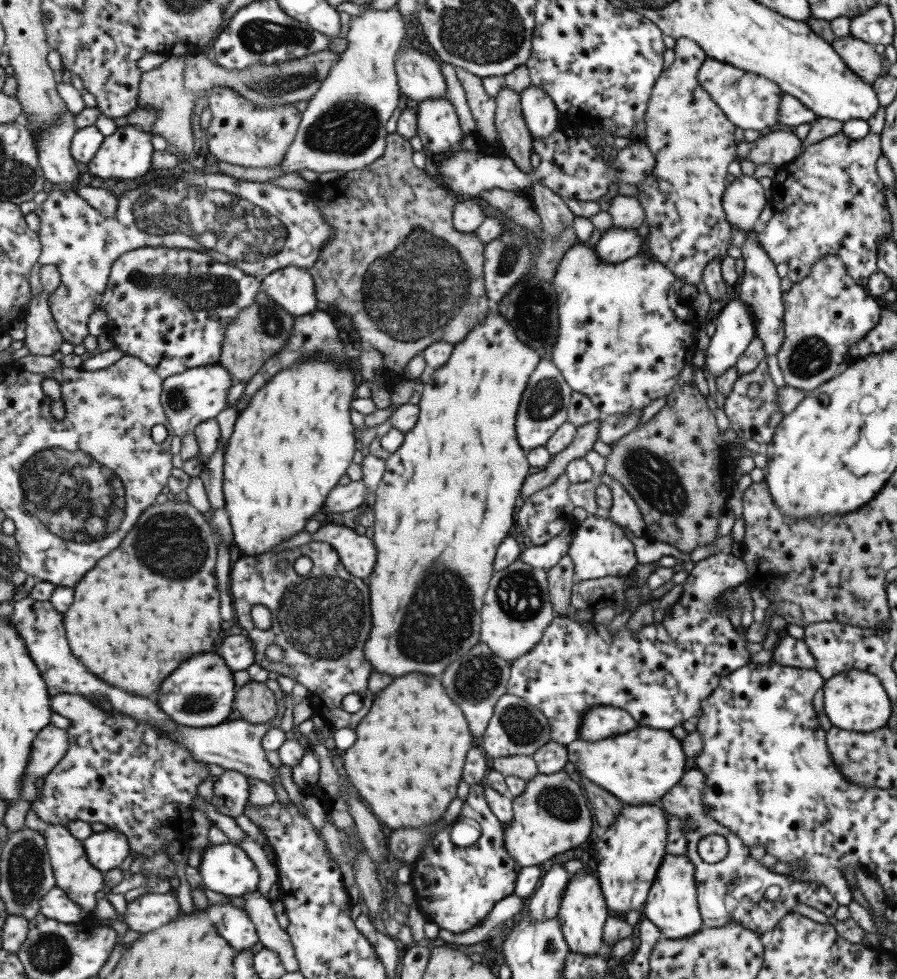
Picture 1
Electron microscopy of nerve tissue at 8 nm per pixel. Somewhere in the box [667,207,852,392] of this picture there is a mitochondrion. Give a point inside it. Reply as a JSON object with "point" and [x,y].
{"point":[811,355]}

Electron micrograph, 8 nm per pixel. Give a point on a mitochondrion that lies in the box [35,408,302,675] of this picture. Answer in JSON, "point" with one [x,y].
{"point":[171,545]}

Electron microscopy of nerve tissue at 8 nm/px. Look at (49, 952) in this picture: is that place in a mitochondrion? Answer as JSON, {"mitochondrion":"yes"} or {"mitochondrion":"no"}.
{"mitochondrion":"yes"}

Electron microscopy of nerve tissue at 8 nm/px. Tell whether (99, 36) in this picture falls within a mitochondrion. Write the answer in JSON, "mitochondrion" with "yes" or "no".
{"mitochondrion":"no"}

